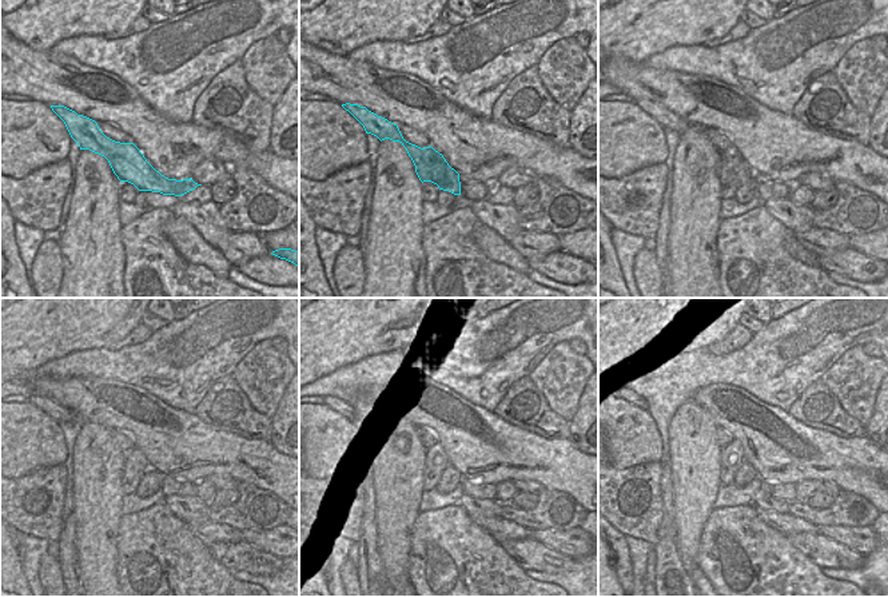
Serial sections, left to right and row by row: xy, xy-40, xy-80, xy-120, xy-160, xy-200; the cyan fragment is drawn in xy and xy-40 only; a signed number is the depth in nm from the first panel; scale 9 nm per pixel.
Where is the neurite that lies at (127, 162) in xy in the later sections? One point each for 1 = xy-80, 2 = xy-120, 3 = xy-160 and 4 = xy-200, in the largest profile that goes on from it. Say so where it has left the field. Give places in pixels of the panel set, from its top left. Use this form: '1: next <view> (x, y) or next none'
1: next xy-80 (667, 119)
2: next xy-120 (59, 413)
3: next xy-160 (331, 401)
4: next xy-200 (632, 398)

